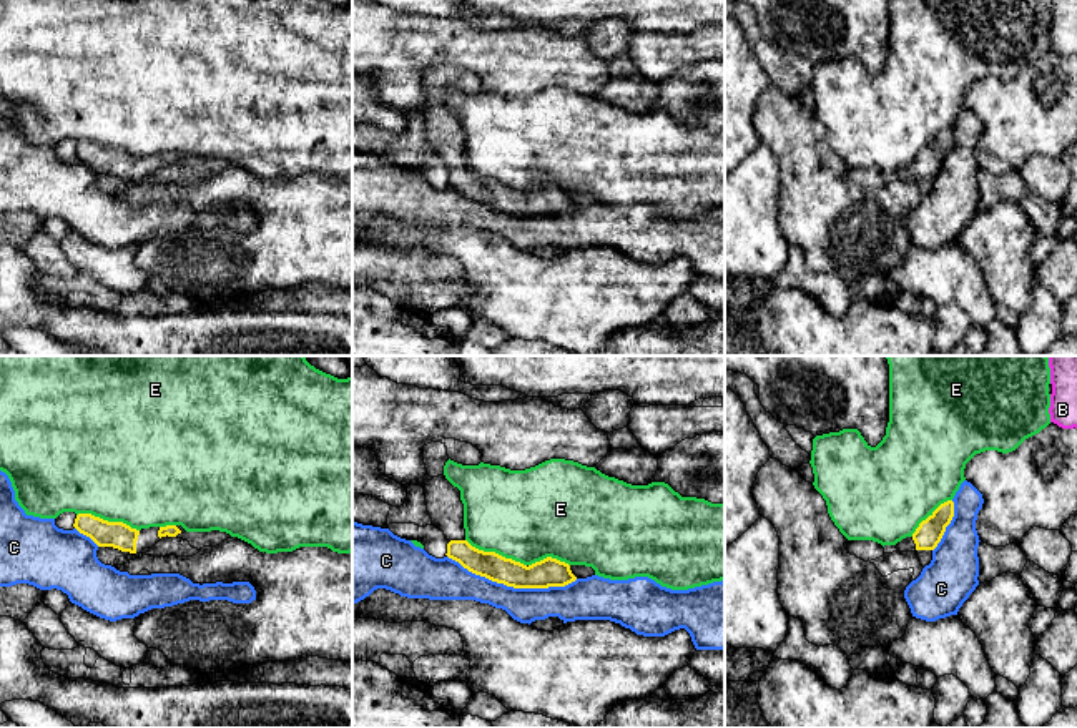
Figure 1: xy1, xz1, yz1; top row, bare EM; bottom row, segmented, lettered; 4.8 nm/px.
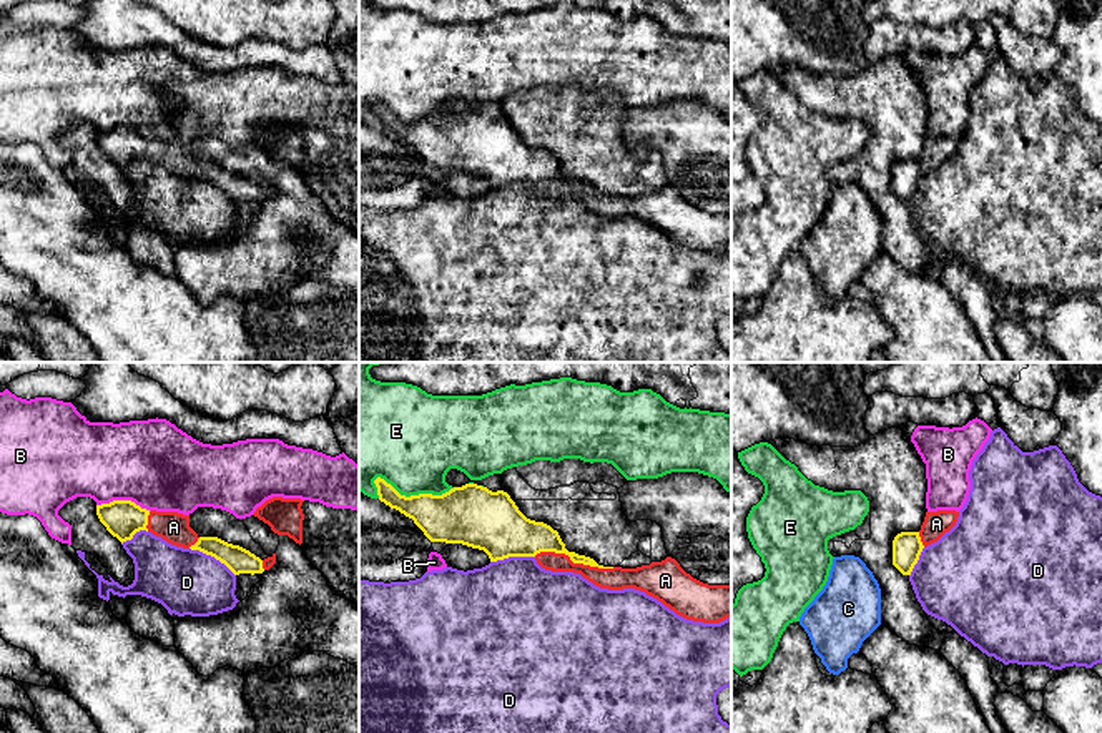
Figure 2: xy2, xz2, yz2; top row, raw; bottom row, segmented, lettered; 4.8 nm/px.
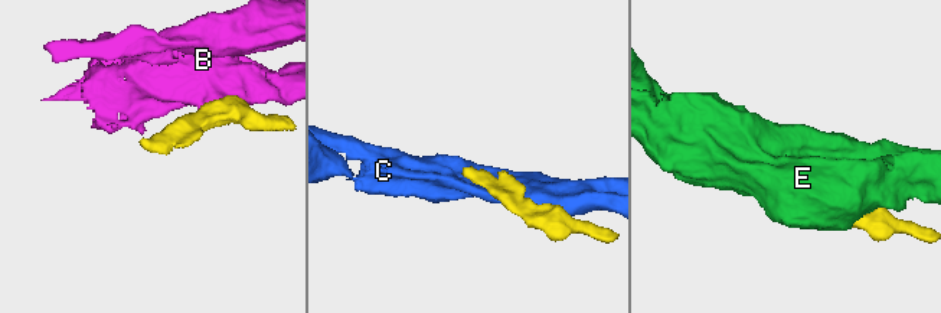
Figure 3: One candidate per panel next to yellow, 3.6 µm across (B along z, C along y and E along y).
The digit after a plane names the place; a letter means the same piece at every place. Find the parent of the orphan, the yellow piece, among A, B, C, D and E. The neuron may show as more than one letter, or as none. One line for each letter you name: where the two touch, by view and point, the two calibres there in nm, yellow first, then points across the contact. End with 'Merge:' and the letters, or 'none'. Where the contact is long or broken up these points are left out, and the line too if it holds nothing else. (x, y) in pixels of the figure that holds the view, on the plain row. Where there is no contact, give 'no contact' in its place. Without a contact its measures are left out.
A: contact xz2 (574, 190); calibres 170 and 110 nm
Merge: A

